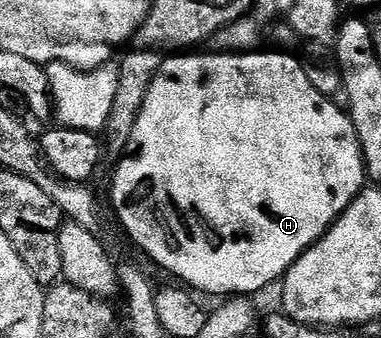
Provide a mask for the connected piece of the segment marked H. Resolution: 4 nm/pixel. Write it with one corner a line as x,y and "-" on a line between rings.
244,18
230,28
223,29
217,37
231,52
203,52
207,50
191,50
186,54
167,57
157,70
153,82
149,86
149,94
145,94
145,102
141,106
141,114
137,114
137,126
133,126
131,137
127,143
127,151
114,165
115,177
111,180
111,204
119,215
125,231
131,240
152,260
160,264
167,272
172,272
188,289
196,293
208,292
218,298
234,298
244,294
255,294
262,288
278,281
290,270
297,257
310,244
320,240
331,228
341,213
354,202
356,196
365,187
365,165
363,151
355,134
351,118
342,107
330,104
331,100
315,89
304,72
304,65
298,64
291,54
278,50
267,52
243,52
251,48
259,40
259,28

